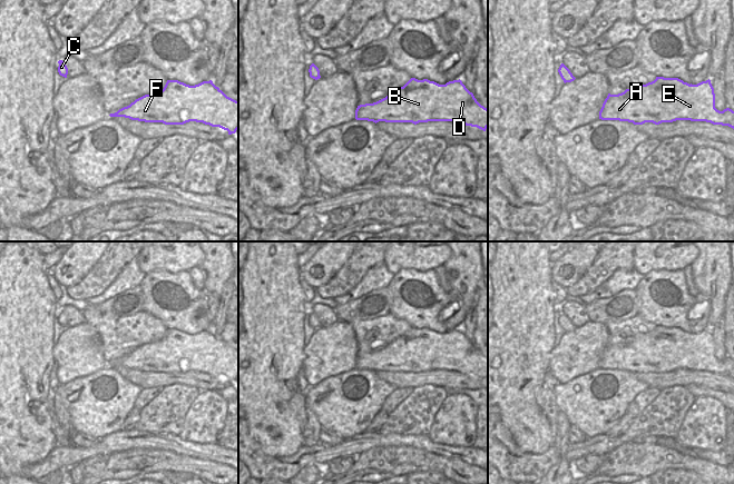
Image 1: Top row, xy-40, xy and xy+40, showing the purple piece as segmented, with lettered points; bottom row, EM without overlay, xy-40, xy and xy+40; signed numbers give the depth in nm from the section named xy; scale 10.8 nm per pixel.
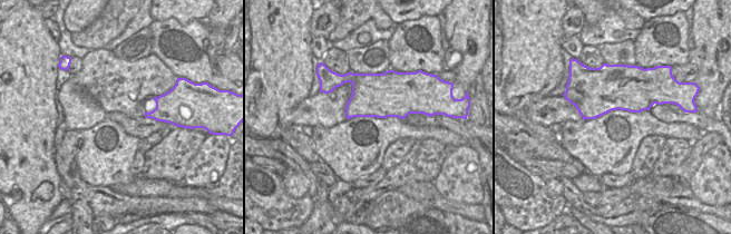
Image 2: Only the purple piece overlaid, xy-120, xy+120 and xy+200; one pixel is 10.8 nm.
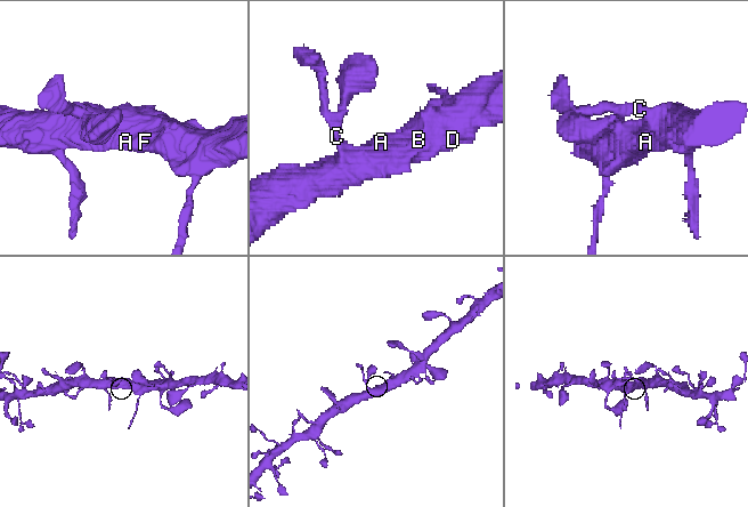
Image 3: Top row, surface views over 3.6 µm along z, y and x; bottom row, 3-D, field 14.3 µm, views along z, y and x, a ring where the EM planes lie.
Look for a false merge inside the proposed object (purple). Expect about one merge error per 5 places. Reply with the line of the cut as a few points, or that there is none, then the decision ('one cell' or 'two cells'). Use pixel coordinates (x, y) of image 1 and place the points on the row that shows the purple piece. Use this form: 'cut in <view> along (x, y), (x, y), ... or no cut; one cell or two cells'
no cut; one cell

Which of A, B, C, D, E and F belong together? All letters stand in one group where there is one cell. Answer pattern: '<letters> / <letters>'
A B C D E F

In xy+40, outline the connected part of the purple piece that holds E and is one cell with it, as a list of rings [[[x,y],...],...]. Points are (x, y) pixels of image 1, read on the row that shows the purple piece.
[[[656,77],[652,82],[636,85],[622,93],[608,93],[599,111],[599,119],[634,125],[706,121],[734,129],[734,111],[715,108],[715,93],[709,79],[689,85],[678,78]]]

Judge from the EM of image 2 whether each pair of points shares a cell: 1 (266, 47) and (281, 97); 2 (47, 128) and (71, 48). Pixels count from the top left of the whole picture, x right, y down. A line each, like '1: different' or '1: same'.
1: same
2: different

